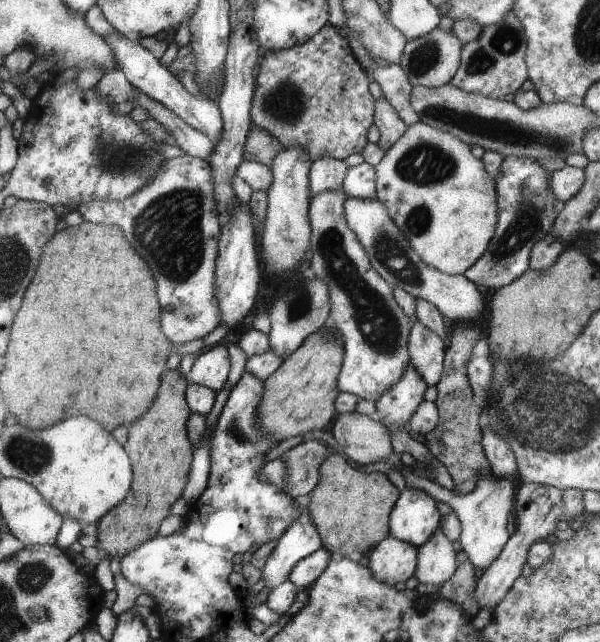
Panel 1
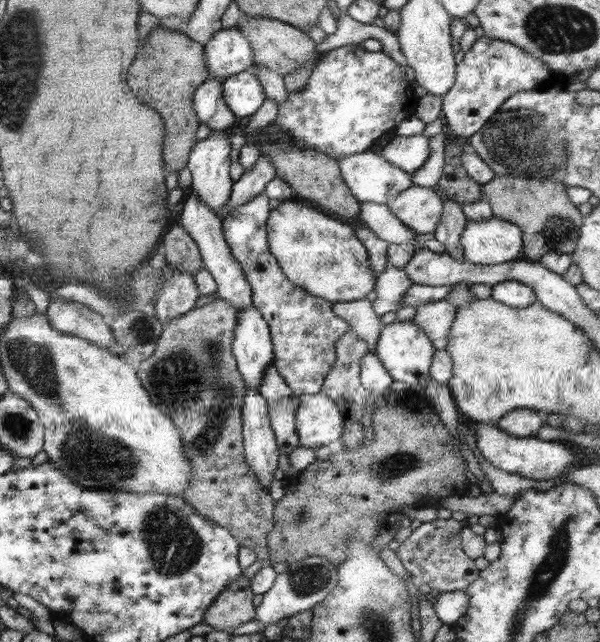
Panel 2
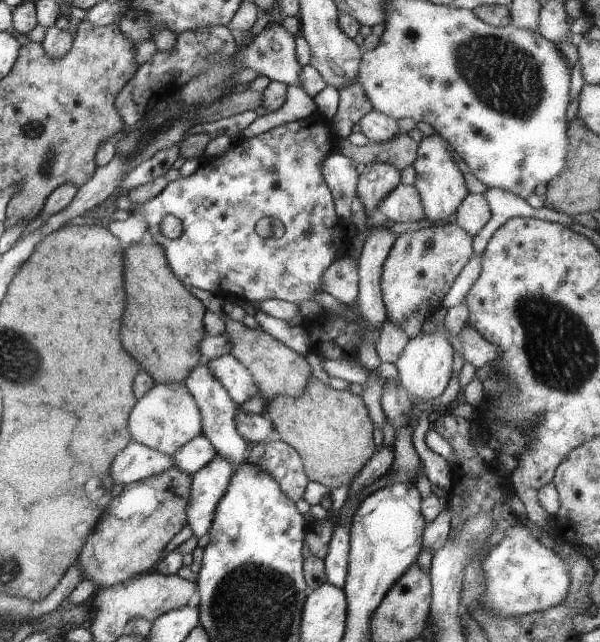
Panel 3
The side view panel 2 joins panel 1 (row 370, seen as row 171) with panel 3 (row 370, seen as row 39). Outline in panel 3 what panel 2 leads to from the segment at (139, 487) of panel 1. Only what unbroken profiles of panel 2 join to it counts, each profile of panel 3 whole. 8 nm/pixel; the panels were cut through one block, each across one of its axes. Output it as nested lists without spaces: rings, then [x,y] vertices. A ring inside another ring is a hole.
[[[151,239],[132,242],[122,249],[125,304],[119,324],[121,344],[155,384],[185,384],[189,372],[199,364],[197,344],[205,338],[203,304],[175,278],[164,250]]]

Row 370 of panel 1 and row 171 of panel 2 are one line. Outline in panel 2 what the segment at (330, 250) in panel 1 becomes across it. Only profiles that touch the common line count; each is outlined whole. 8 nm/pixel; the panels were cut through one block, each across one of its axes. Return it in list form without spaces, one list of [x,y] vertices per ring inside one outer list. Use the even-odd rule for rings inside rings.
[[[361,151],[339,157],[336,161],[343,182],[348,186],[351,195],[359,203],[387,205],[389,201],[397,196],[397,193],[412,185],[409,174],[389,164],[389,161],[385,160],[377,152]]]

